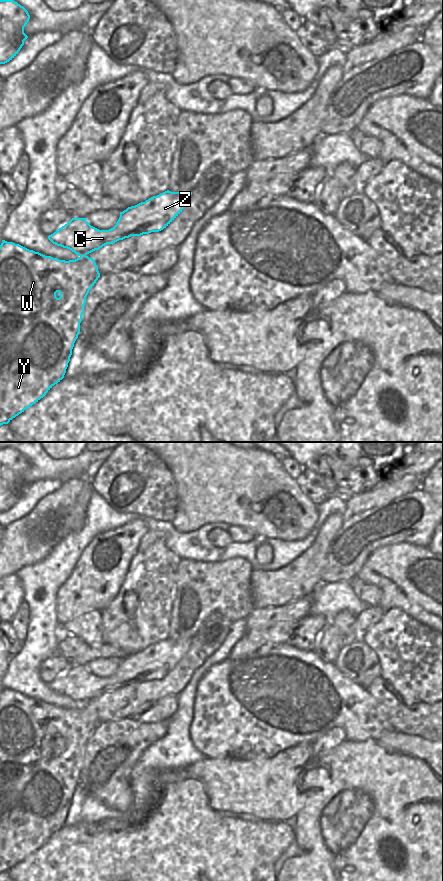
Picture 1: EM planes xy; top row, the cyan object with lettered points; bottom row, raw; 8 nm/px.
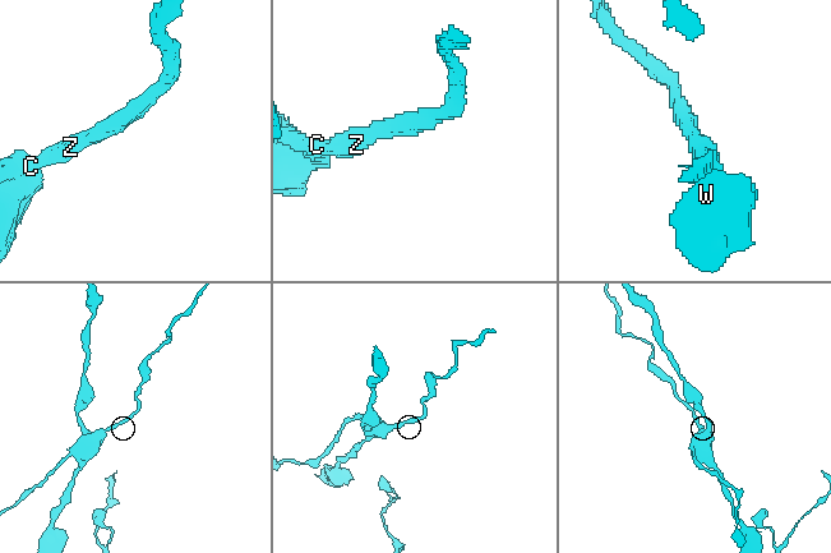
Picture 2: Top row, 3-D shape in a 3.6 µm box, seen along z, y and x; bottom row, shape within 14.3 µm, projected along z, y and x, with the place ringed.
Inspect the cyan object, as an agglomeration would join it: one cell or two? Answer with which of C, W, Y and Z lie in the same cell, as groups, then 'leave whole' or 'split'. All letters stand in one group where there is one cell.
C Z / W Y | split

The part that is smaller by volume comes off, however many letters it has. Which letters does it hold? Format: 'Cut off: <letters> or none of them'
Cut off: C, Z

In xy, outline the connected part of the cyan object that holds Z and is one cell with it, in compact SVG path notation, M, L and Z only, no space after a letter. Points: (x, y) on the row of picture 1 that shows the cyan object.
M167 190L120 212L116 225L109 230L91 226L86 218L72 218L48 239L78 256L86 256L107 244L163 230L182 212L191 195L189 191Z

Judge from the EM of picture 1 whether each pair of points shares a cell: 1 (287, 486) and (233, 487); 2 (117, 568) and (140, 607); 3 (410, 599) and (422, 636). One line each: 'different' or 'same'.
1: same
2: different
3: different

